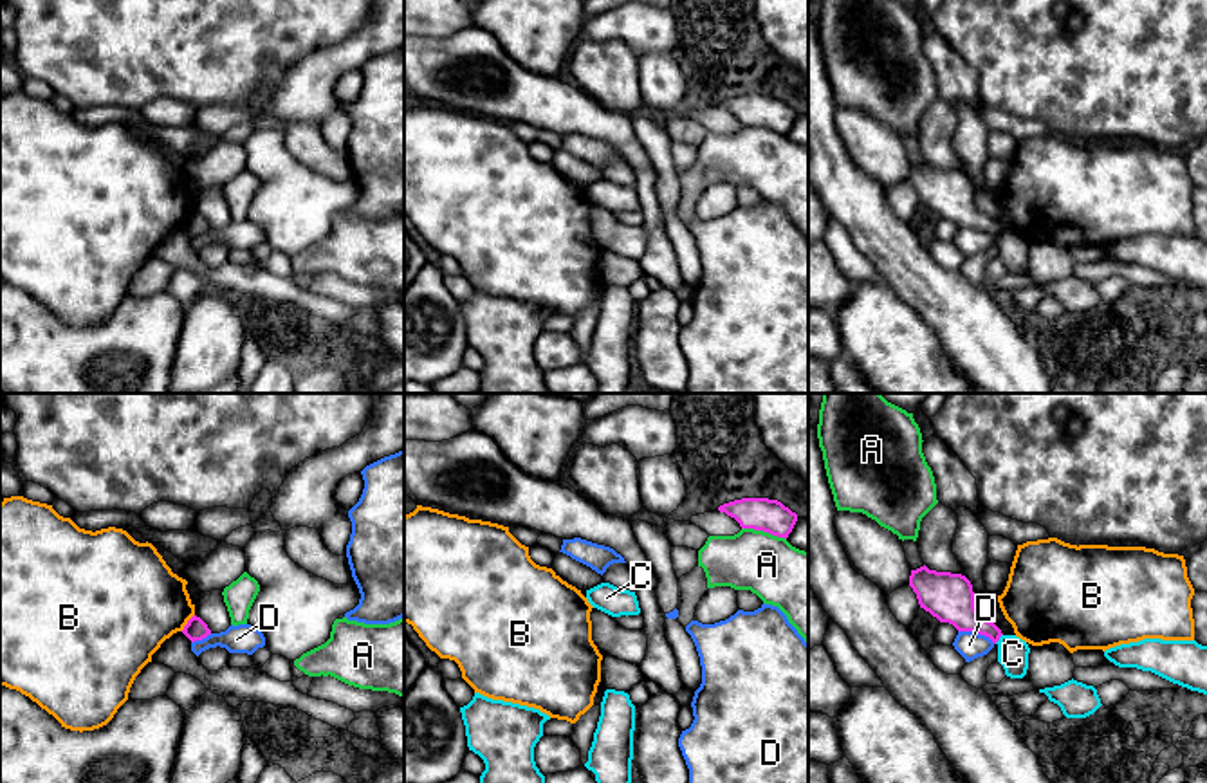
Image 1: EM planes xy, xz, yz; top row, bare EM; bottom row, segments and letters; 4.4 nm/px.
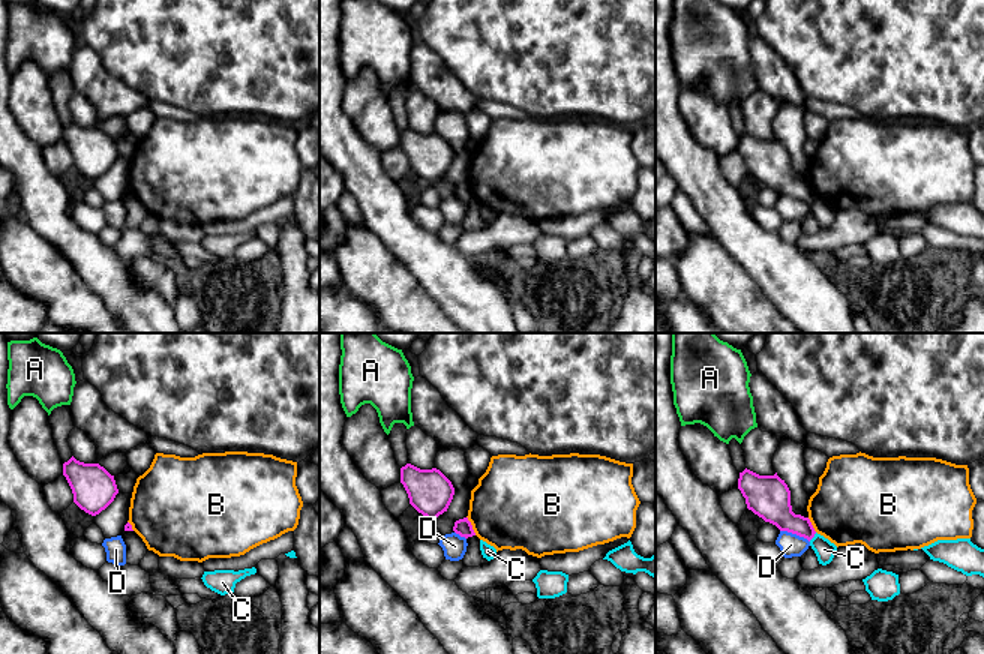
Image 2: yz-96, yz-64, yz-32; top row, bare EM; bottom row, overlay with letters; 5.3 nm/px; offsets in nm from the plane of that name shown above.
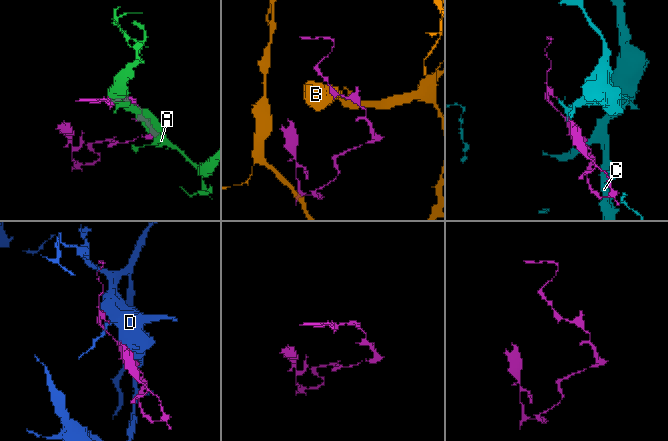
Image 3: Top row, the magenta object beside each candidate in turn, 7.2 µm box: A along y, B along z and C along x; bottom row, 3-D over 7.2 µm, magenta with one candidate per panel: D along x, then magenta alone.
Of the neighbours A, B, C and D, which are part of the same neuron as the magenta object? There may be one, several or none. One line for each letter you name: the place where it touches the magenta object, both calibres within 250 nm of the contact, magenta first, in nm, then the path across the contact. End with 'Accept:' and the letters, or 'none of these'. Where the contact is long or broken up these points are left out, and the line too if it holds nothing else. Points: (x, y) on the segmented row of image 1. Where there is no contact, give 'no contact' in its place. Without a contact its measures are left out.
Accept: none of these

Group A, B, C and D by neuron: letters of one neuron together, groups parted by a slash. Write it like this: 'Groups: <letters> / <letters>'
Groups: A / B / C / D

